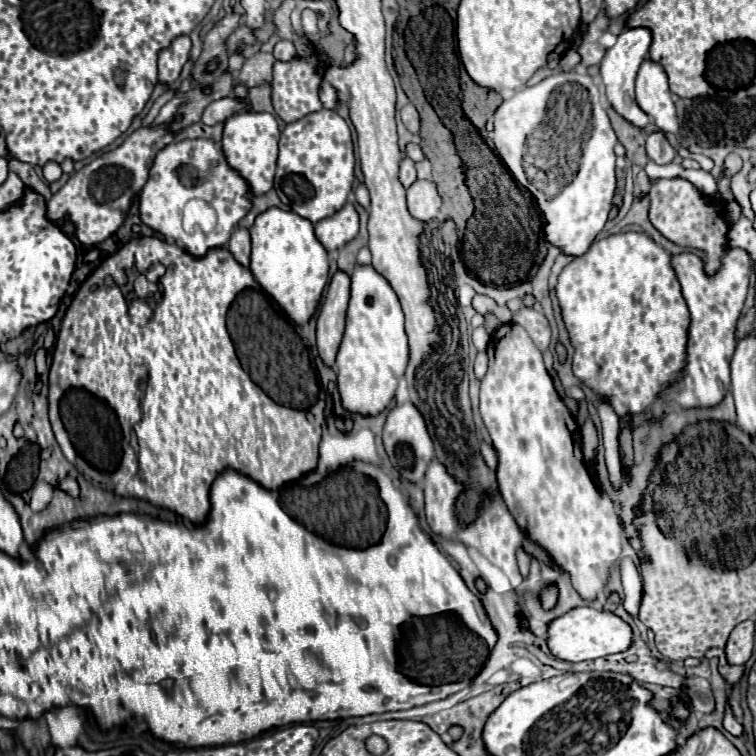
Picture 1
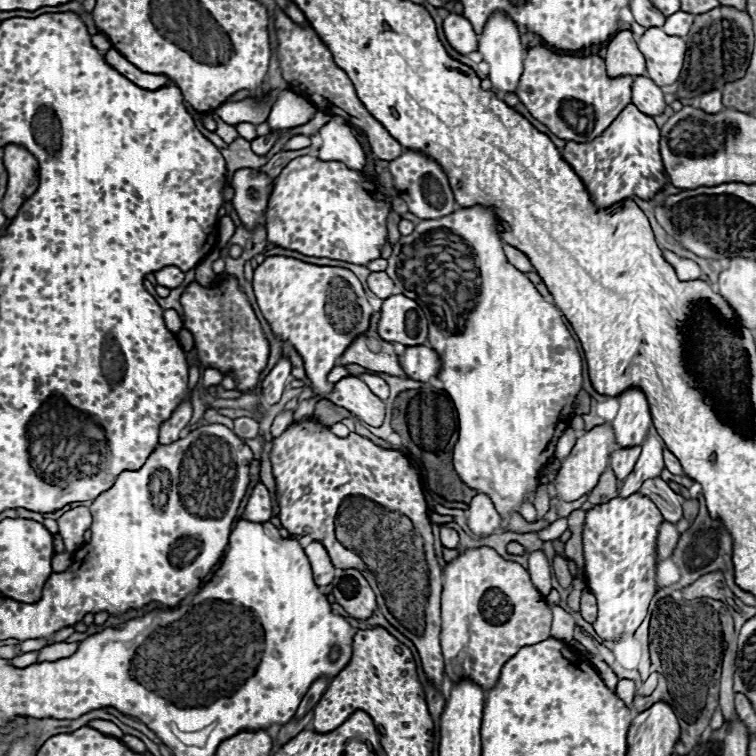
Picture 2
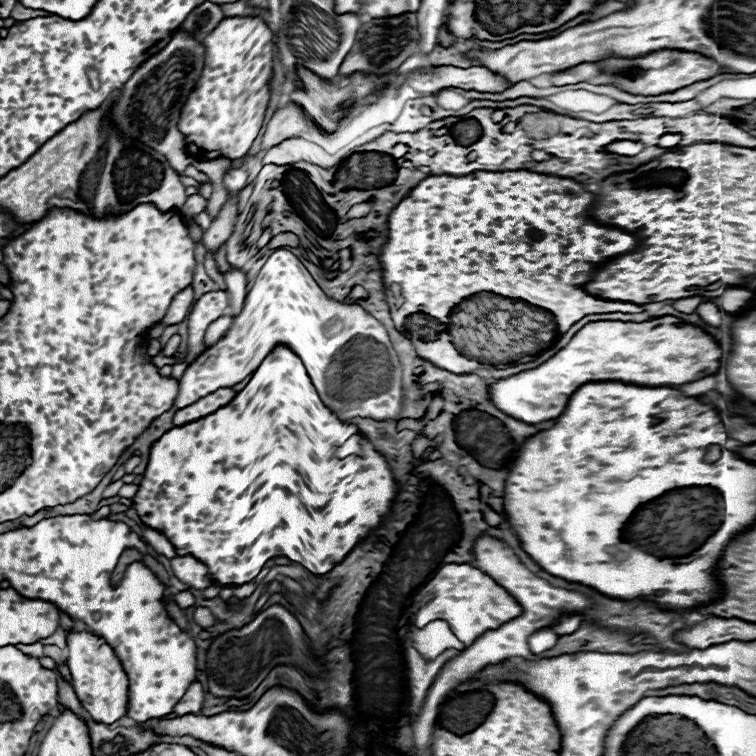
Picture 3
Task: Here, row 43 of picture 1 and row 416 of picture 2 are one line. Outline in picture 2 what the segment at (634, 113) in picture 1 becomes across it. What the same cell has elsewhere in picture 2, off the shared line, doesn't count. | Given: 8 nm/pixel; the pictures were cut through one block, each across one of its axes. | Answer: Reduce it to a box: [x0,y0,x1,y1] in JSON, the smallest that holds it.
[612,390,652,448]

